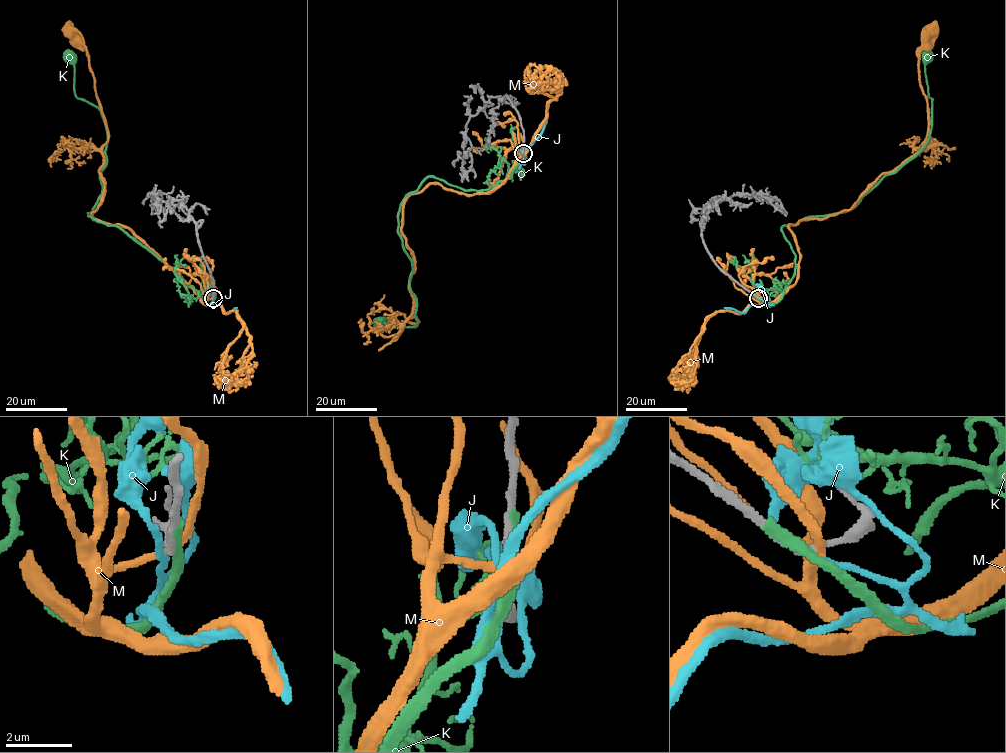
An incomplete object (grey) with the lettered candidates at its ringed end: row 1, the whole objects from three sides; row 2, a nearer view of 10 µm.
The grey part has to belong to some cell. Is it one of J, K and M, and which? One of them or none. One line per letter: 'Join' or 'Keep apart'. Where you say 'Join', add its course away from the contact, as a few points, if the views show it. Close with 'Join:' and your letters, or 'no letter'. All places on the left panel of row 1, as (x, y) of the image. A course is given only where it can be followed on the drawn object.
J: Keep apart
K: Keep apart
M: Keep apart
Join: no letter

